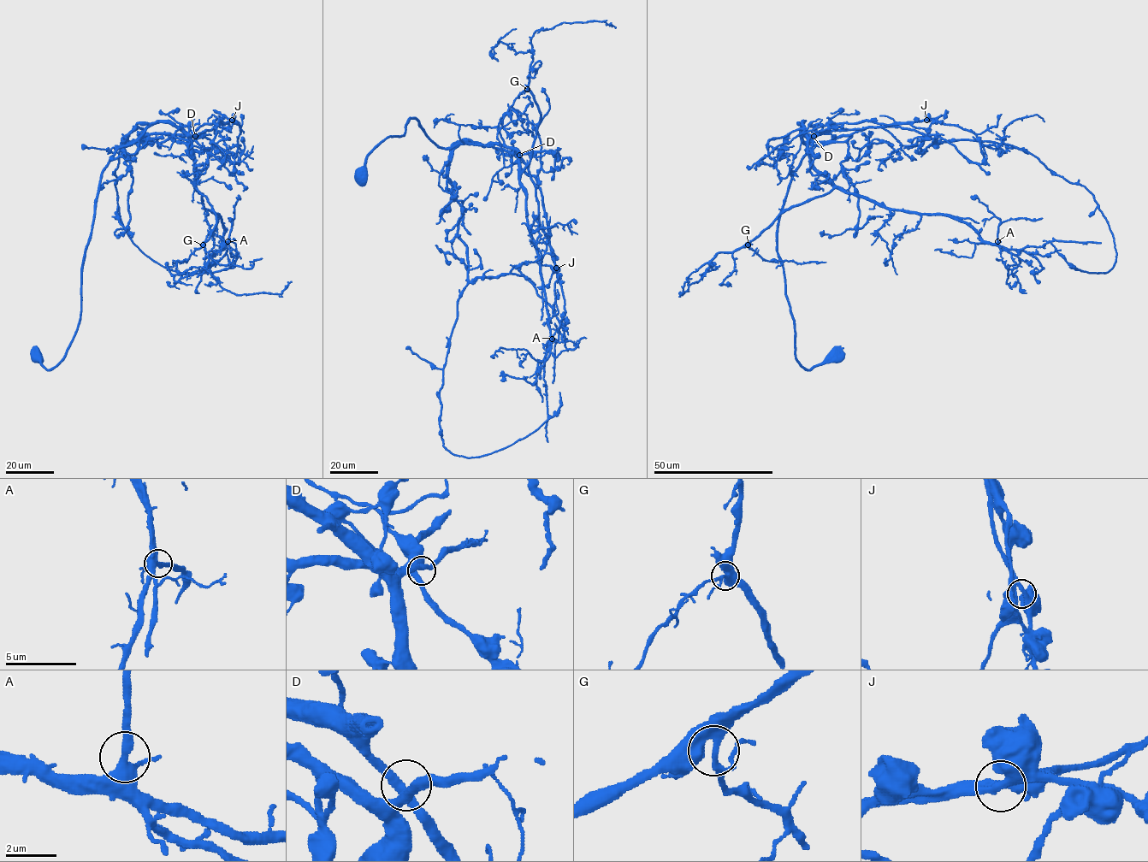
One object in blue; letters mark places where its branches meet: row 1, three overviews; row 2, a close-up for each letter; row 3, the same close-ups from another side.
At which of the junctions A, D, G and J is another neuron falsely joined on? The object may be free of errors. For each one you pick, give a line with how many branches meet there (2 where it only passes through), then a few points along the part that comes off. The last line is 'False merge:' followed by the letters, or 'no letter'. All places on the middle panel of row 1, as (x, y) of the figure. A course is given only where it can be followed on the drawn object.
False merge: no letter

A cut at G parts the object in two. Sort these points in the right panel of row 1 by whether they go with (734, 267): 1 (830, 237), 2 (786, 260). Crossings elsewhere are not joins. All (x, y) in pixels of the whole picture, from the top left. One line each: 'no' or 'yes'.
1: yes
2: no

